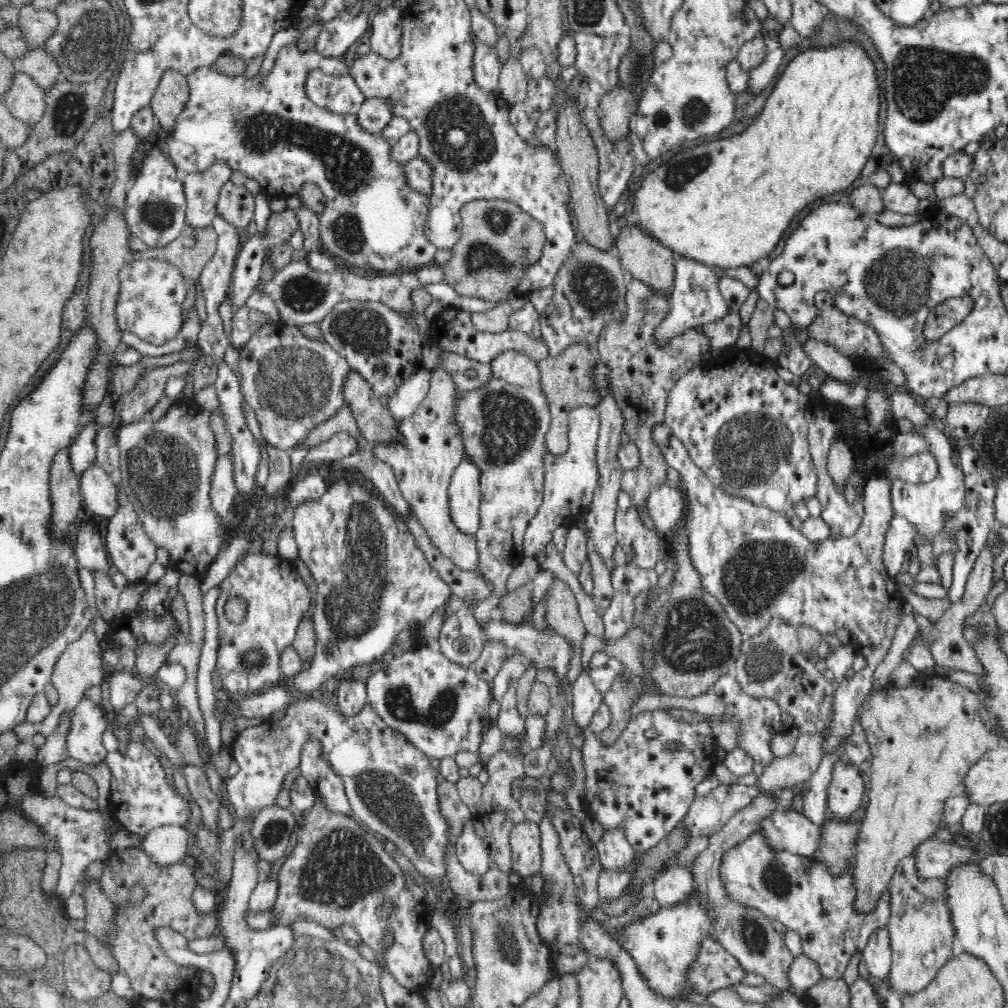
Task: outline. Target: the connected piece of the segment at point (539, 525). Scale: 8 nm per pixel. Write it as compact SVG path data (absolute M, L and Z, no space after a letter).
M579 406L569 412L569 448L562 456L546 454L544 458L543 501L536 517L530 520L523 538L523 549L527 557L536 558L547 542L552 540L552 532L558 526L576 526L582 520L586 508L591 503L598 482L597 442L599 440L600 417L597 407Z

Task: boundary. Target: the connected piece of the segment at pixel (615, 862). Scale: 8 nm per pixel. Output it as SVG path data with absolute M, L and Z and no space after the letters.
M611 830L595 844L603 870L624 870L635 860L636 852L626 840L624 830Z

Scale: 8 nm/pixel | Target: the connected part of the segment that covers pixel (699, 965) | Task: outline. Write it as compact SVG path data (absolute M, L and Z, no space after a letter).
M704 938L696 962L690 966L689 978L696 983L700 995L710 996L714 990L741 984L748 972L723 944Z

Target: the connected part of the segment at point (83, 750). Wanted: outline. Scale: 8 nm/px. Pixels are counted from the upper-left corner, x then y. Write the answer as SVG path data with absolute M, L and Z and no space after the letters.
M84 698L74 708L70 732L66 738L68 758L84 764L100 764L107 757L102 745L102 734L108 724L104 721L102 709L94 701Z

